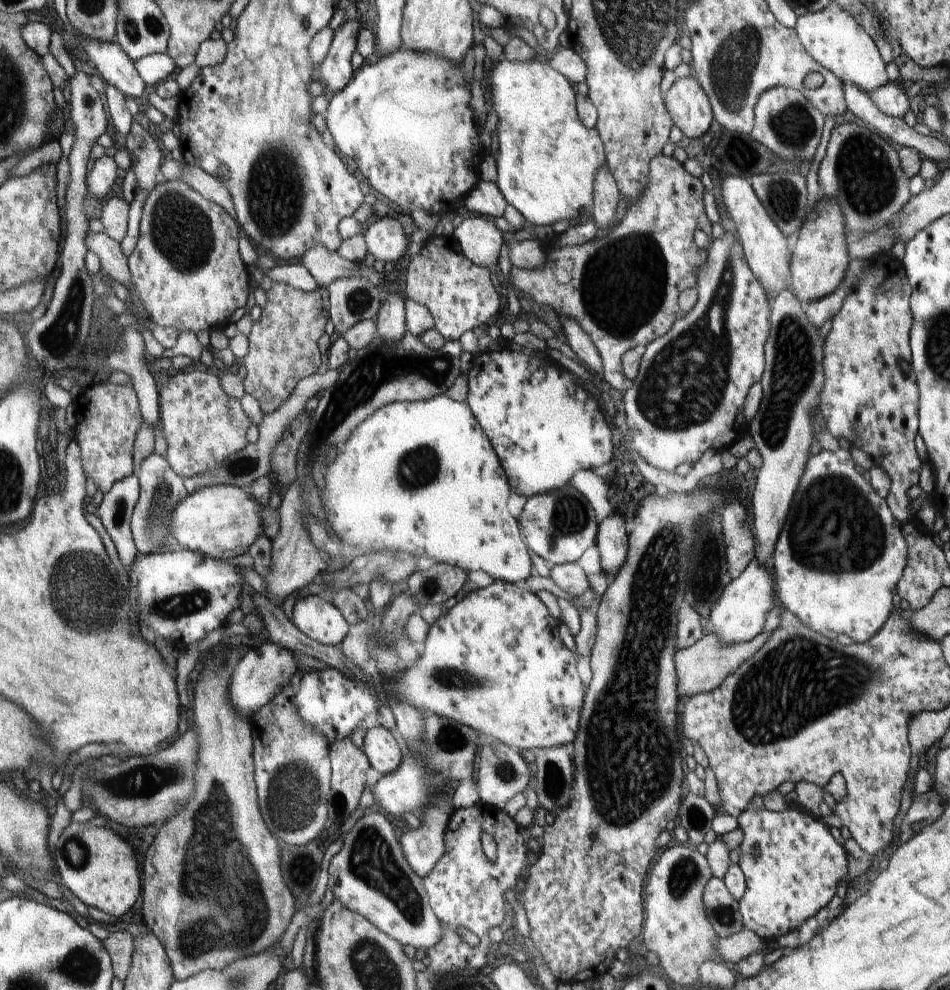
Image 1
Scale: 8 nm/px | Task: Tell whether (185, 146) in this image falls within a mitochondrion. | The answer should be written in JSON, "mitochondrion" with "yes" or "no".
{"mitochondrion":"no"}

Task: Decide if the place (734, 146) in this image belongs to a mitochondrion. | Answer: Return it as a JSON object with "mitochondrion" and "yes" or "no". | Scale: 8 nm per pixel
{"mitochondrion":"no"}

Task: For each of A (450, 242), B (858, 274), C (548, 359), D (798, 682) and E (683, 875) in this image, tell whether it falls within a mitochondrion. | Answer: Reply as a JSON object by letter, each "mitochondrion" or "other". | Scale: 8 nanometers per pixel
{"A":"other","B":"other","C":"other","D":"mitochondrion","E":"mitochondrion"}

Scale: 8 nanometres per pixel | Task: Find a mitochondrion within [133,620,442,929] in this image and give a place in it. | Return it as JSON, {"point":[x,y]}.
{"point":[294,791]}

